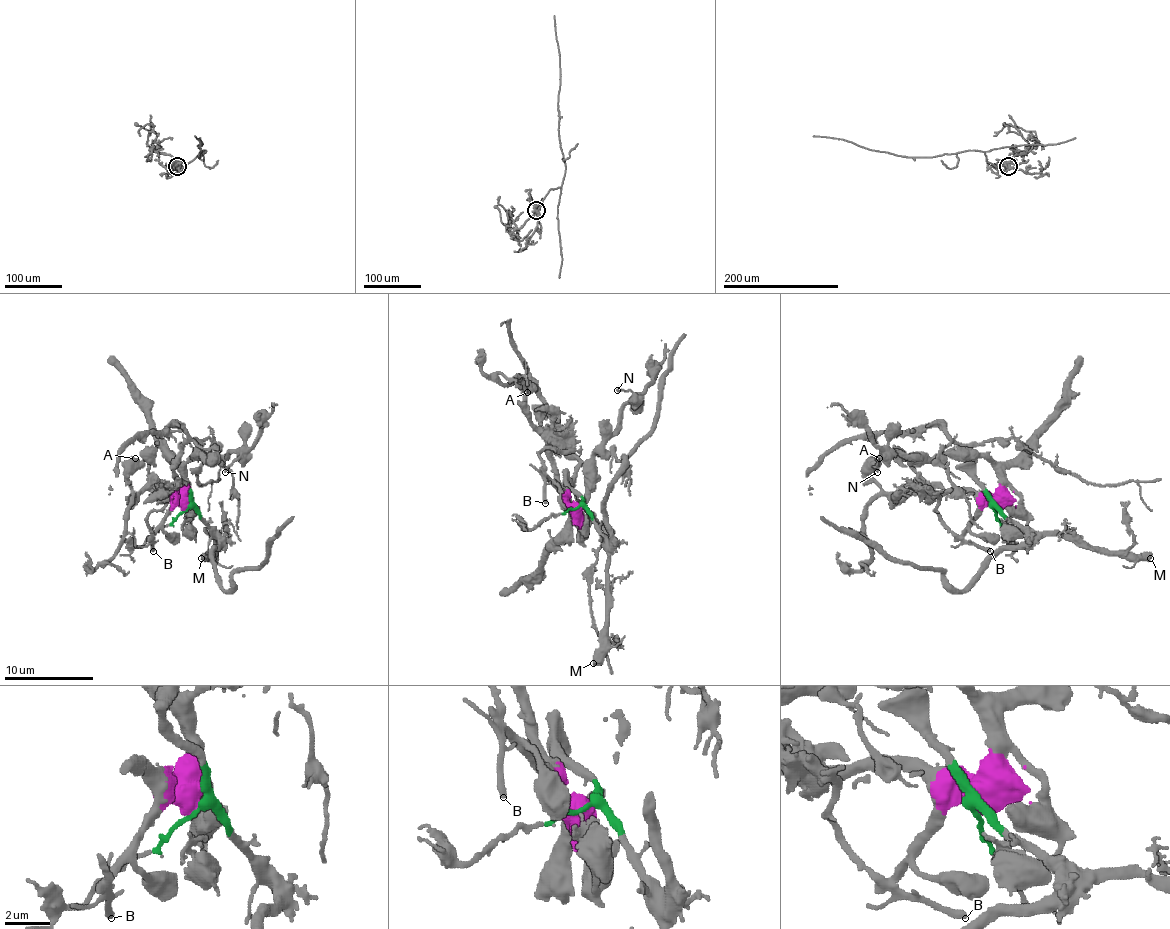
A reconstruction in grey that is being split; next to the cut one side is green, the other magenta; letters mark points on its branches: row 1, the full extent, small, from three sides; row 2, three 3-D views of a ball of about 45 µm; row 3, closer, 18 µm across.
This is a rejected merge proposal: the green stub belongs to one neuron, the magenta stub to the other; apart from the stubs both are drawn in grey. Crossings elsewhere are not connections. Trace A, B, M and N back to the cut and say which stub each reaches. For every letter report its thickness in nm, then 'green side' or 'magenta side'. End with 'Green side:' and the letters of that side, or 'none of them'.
A: 600 nm | magenta side
B: 300 nm | magenta side
M: 550 nm | green side
N: 170 nm | magenta side
Green side: M

